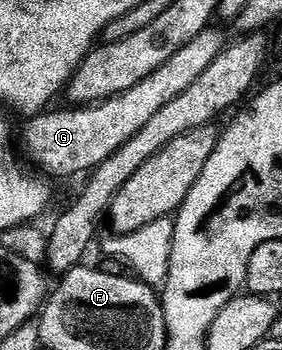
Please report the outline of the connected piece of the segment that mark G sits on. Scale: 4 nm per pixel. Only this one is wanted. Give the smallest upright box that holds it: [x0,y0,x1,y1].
[22,26,230,178]

